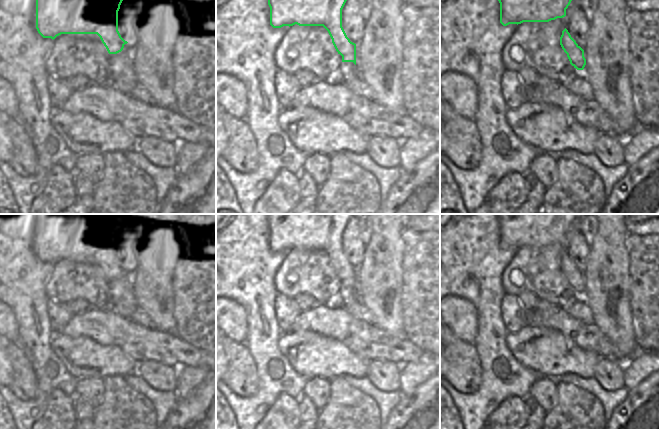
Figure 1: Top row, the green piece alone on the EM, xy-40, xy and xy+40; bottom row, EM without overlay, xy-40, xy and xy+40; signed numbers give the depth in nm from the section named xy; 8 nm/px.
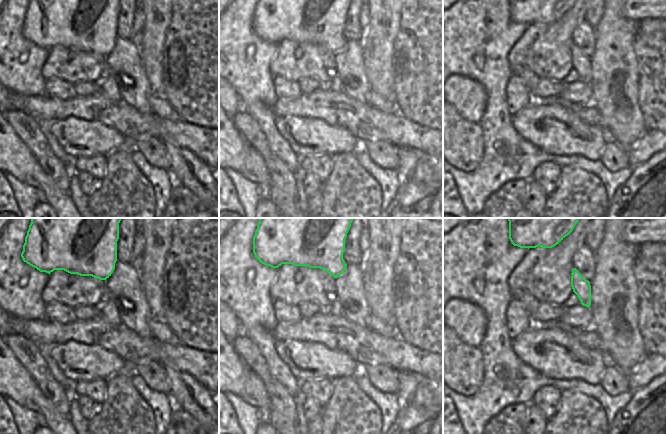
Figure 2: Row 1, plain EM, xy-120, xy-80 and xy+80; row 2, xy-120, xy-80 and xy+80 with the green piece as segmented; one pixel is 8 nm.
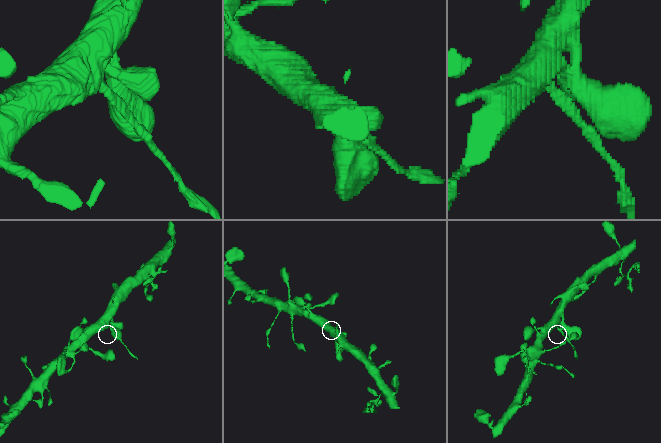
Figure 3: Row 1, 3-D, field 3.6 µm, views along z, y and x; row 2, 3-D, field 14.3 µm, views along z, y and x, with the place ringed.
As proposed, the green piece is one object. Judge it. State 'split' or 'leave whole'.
split

